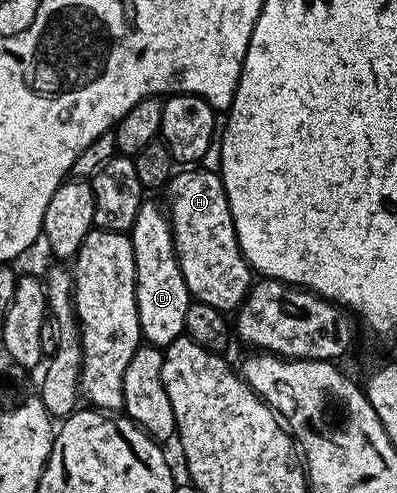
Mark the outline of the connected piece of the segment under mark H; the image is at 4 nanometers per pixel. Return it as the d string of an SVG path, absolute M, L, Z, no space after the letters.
M183 170L172 175L165 189L165 195L167 195L165 208L171 221L171 233L175 236L175 257L179 259L179 269L185 278L188 292L198 303L213 306L224 314L234 313L251 288L253 269L243 257L243 252L237 242L233 214L229 210L223 177L218 172Z

